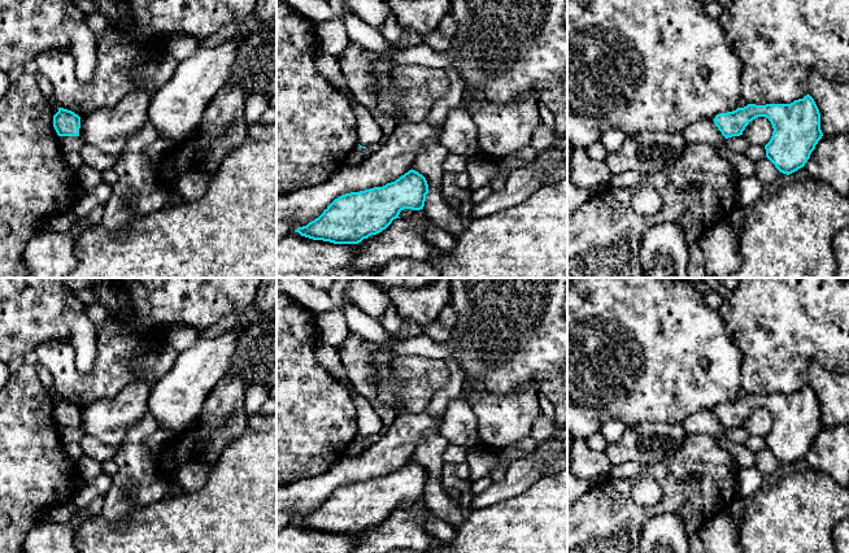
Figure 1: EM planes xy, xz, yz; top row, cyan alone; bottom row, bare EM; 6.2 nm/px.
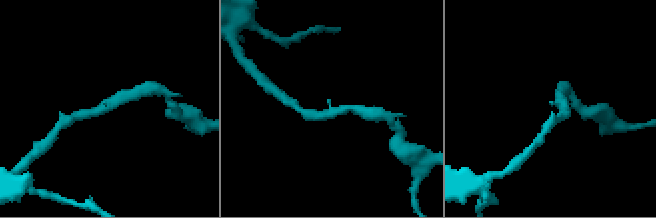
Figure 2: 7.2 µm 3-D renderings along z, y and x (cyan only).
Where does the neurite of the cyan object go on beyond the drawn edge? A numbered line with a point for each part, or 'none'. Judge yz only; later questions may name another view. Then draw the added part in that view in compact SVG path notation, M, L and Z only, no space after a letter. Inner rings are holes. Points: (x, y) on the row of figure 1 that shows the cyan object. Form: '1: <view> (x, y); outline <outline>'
none

